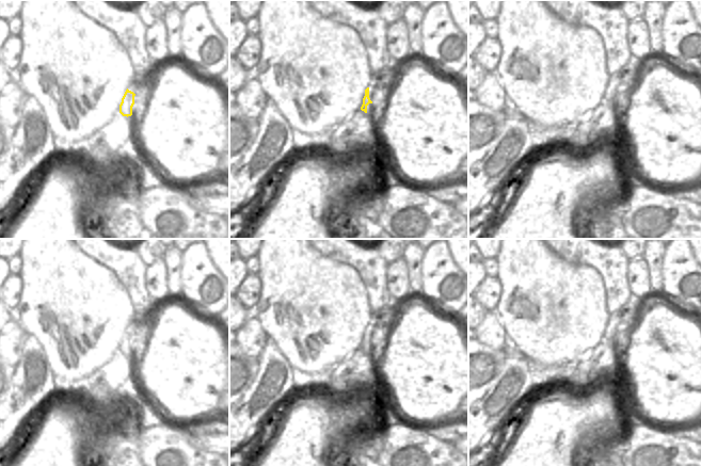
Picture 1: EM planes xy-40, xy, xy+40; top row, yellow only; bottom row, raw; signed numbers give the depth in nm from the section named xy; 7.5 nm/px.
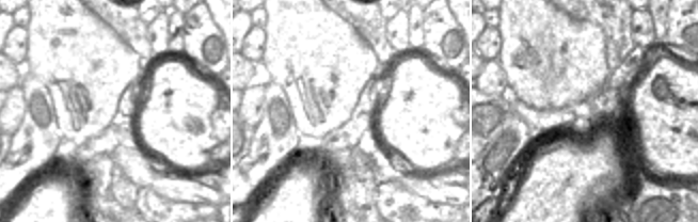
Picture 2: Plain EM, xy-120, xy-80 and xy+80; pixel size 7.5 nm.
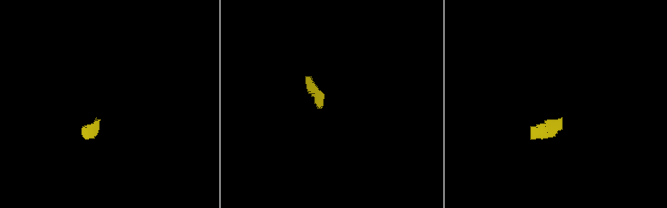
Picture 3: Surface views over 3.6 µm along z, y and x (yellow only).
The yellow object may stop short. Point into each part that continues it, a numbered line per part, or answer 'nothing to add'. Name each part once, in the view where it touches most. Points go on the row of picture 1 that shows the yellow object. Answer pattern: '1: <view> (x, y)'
1: xy (381, 80)

